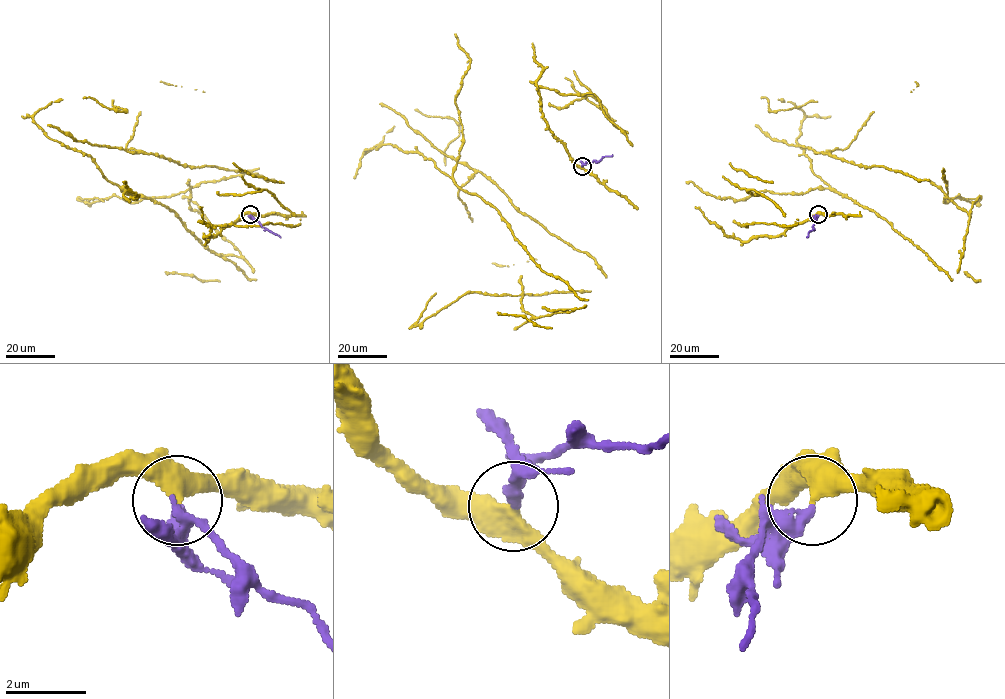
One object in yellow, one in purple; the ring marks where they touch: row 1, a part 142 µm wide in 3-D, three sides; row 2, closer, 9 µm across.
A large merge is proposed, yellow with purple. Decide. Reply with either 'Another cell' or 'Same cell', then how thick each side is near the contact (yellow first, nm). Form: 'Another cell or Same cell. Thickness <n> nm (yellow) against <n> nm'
Another cell. Thickness 380 nm (yellow) against 340 nm

